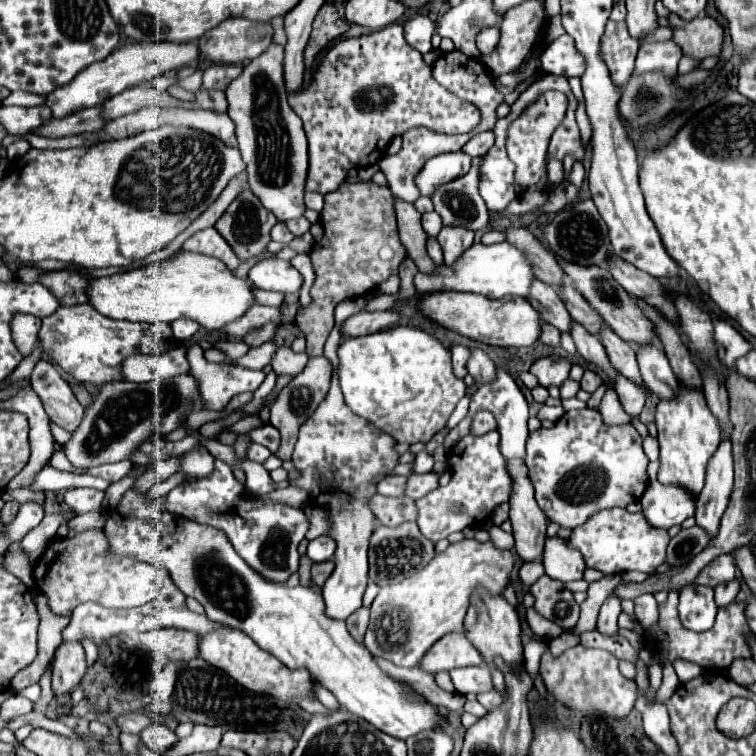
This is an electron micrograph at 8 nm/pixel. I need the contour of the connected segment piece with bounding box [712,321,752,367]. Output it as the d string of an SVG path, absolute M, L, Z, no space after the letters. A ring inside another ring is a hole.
M714 321L712 335L714 335L714 343L718 347L718 357L728 367L734 367L734 361L752 349L752 345L726 321Z

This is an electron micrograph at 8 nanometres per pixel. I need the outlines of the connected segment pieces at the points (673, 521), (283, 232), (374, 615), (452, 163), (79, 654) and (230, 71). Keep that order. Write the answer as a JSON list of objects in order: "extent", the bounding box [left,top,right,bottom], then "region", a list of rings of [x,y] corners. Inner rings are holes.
[{"extent":[640,481,696,529],"region":[[[658,481],[648,483],[640,503],[644,517],[656,529],[682,525],[682,521],[692,517],[696,509],[694,497],[690,497],[690,493],[676,485],[660,485]]]},{"extent":[272,221,294,245],"region":[[[278,221],[278,223],[272,227],[272,241],[280,241],[280,243],[288,245],[292,239],[294,239],[294,235],[286,229],[286,225],[284,225],[282,221]]]},{"extent":[364,539,514,667],"region":[[[462,539],[460,543],[448,545],[446,551],[438,553],[424,569],[414,573],[414,577],[406,577],[404,581],[396,585],[382,587],[376,595],[372,607],[370,607],[370,625],[364,637],[364,645],[370,649],[374,657],[382,657],[392,661],[398,667],[420,667],[422,657],[428,653],[428,649],[446,633],[464,632],[464,615],[470,605],[470,595],[474,587],[484,585],[492,595],[498,595],[504,591],[508,583],[508,575],[512,571],[514,557],[510,551],[496,549],[490,541],[478,543],[476,539]]]},{"extent":[416,151,470,197],"region":[[[462,151],[456,153],[442,153],[436,155],[434,159],[430,159],[424,169],[418,173],[416,187],[420,191],[422,197],[430,197],[430,193],[434,193],[434,189],[438,189],[438,185],[450,183],[454,181],[454,177],[462,177],[468,173],[470,169],[470,157]]]},{"extent":[52,643,86,699],"region":[[[66,643],[56,651],[56,659],[52,665],[52,691],[54,697],[60,699],[70,695],[74,687],[80,685],[86,673],[84,649],[78,643]]]},{"extent":[204,65,242,89],"region":[[[210,65],[204,69],[206,89],[226,89],[226,85],[242,73],[242,65]]]}]

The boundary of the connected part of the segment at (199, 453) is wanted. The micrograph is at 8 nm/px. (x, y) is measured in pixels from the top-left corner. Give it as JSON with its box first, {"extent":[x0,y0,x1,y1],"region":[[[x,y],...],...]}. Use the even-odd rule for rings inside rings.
{"extent":[182,447,214,481],"region":[[[196,447],[182,459],[182,471],[188,475],[190,481],[208,475],[212,469],[214,469],[214,457],[204,447]]]}

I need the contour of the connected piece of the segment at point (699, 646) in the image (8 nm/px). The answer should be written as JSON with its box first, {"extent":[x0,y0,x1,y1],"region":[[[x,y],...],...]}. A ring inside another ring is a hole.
{"extent":[644,591,750,669],"region":[[[670,591],[666,603],[658,605],[658,611],[660,611],[658,623],[644,635],[644,647],[652,647],[656,653],[664,651],[668,663],[674,663],[676,659],[684,659],[684,661],[692,661],[704,669],[728,669],[736,657],[750,657],[750,649],[744,639],[750,633],[746,615],[744,615],[744,607],[746,607],[746,603],[736,603],[736,601],[730,603],[728,607],[718,611],[718,619],[712,629],[708,629],[704,633],[696,633],[696,631],[686,629],[680,623],[678,591]]]}

